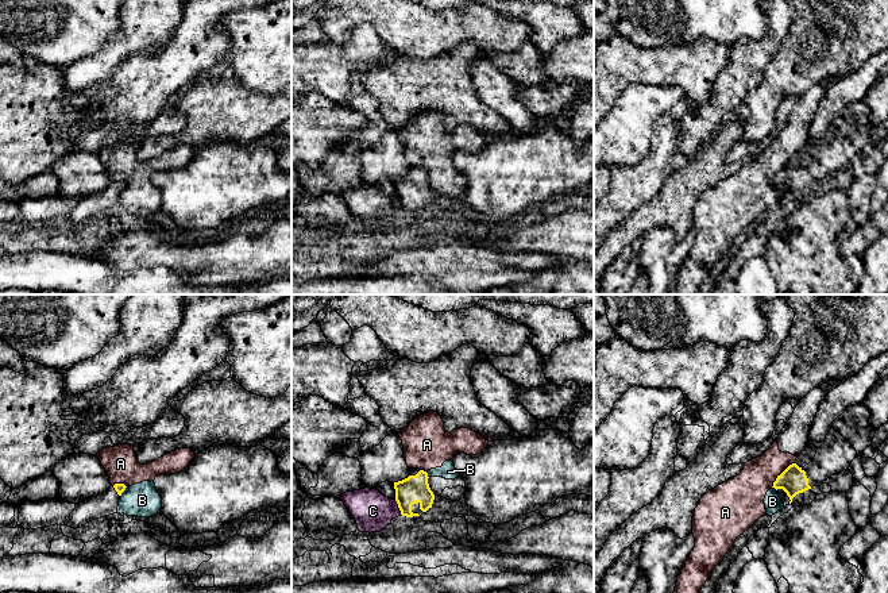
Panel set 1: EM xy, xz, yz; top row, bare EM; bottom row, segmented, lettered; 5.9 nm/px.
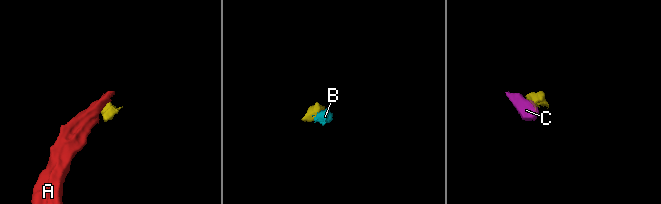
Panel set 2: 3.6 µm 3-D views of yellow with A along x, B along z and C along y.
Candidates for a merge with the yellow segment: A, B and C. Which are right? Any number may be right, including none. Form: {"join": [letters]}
{"join": []}

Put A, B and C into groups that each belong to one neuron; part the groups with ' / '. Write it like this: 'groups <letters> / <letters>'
groups A B / C

